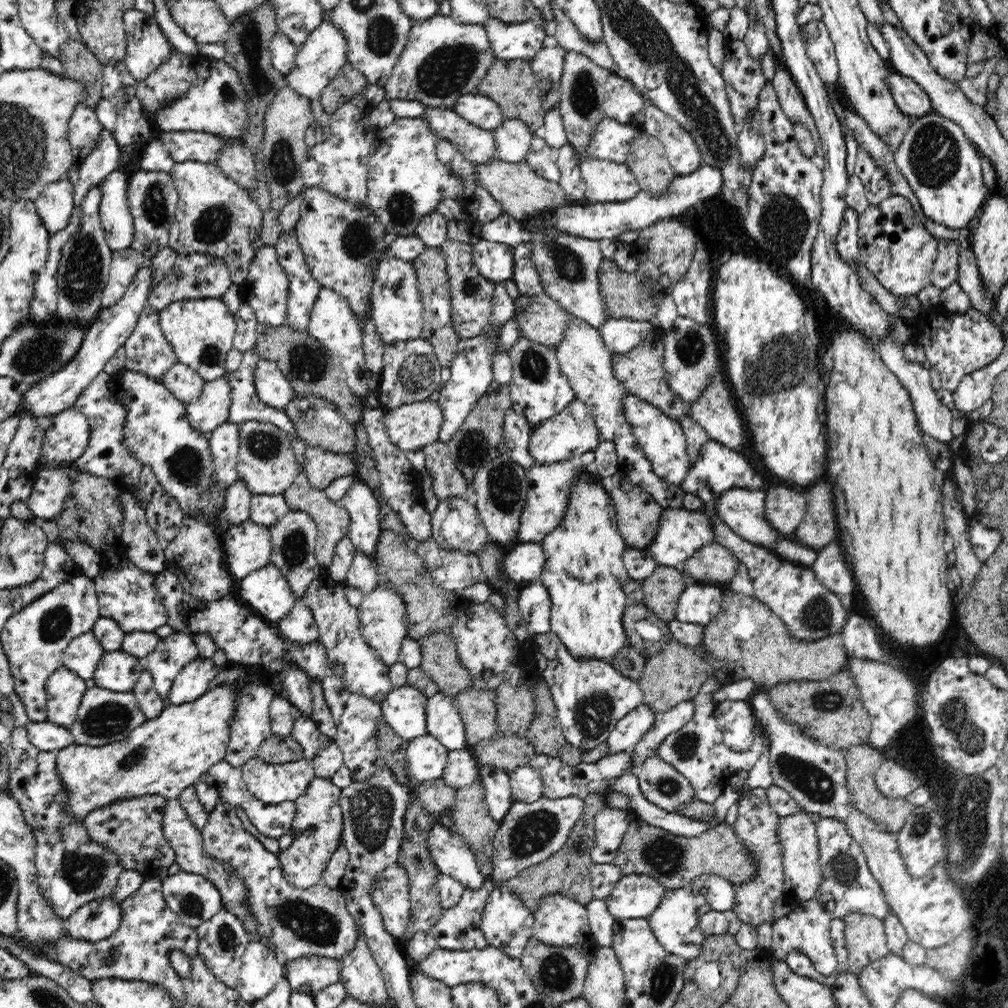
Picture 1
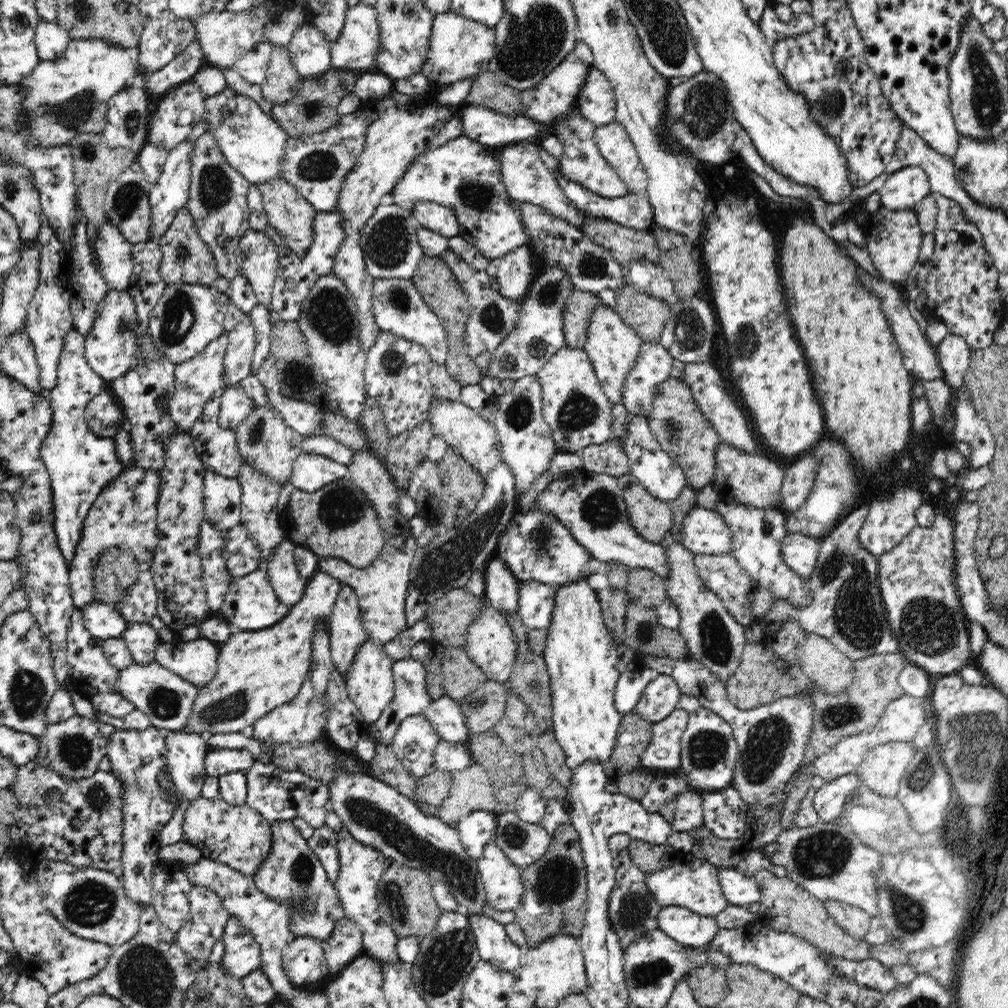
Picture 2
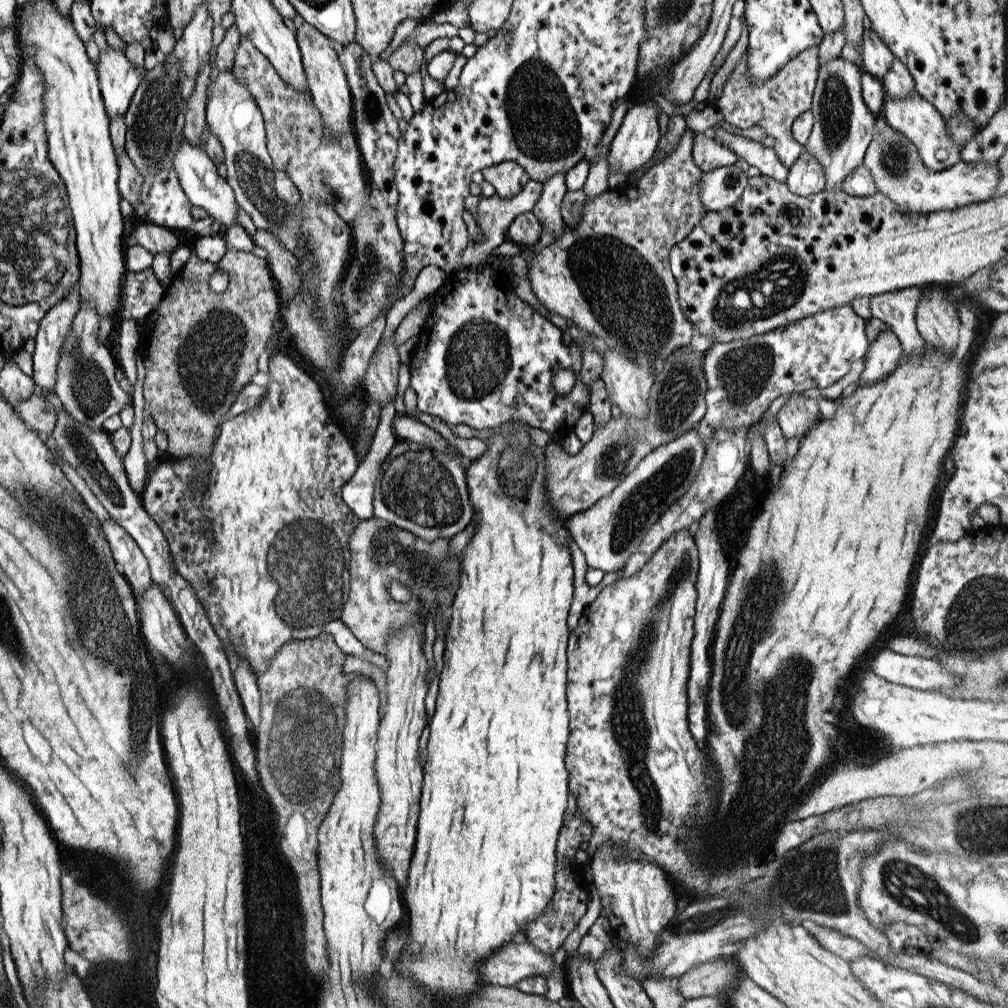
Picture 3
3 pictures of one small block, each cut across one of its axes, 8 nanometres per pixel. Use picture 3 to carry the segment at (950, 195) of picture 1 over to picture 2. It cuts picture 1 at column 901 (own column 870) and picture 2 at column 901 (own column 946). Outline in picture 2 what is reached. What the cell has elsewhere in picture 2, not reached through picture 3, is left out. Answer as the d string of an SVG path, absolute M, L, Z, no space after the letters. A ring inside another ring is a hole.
M906 166L889 174L879 190L881 206L892 211L914 208L926 195L933 194L929 183L929 176L920 166Z

